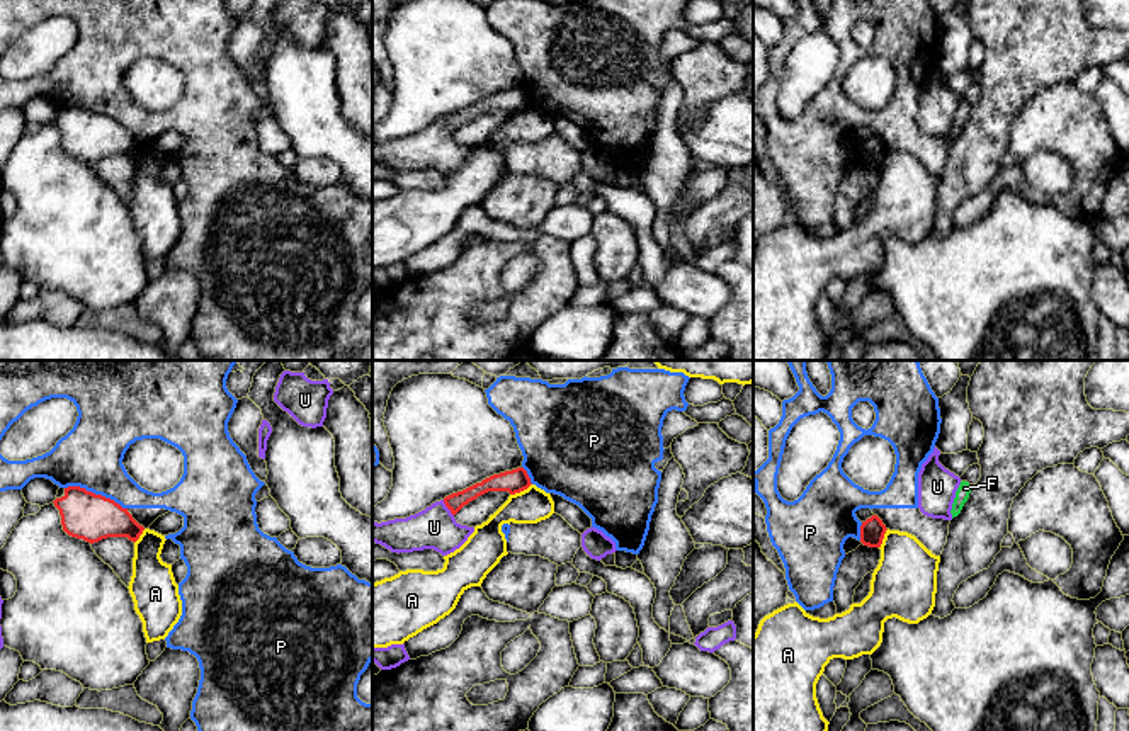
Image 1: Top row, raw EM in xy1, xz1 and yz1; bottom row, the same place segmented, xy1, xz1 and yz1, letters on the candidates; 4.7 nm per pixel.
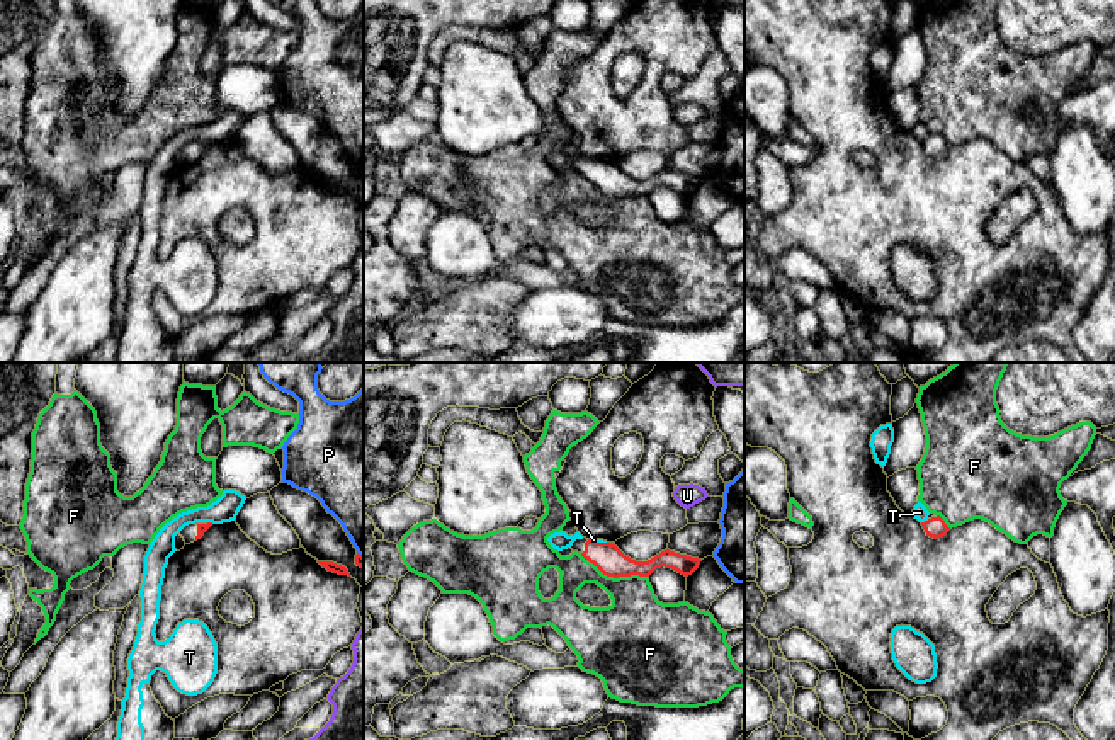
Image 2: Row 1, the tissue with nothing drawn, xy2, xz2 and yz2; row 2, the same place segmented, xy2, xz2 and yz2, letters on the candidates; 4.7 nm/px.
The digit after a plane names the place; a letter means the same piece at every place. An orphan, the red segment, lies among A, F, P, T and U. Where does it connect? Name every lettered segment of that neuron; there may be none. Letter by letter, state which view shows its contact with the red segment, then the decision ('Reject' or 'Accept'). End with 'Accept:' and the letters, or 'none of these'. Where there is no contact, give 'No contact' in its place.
A: Touches red in xz1. Reject
F: Touches red in xz2. Reject
P: Touches red in xy1. Reject
T: Touches red in yz2. Reject
U: Touches red in xz1. Reject
Accept: none of these

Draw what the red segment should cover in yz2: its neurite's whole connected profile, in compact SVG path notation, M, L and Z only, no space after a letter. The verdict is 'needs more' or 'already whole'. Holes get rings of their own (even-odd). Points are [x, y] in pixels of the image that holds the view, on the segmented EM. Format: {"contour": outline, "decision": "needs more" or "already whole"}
{"contour": "M940 515L921 522L921 526L923 526L926 536L930 536L933 539L943 538L950 531L950 527L945 524L945 521Z", "decision": "already whole"}

